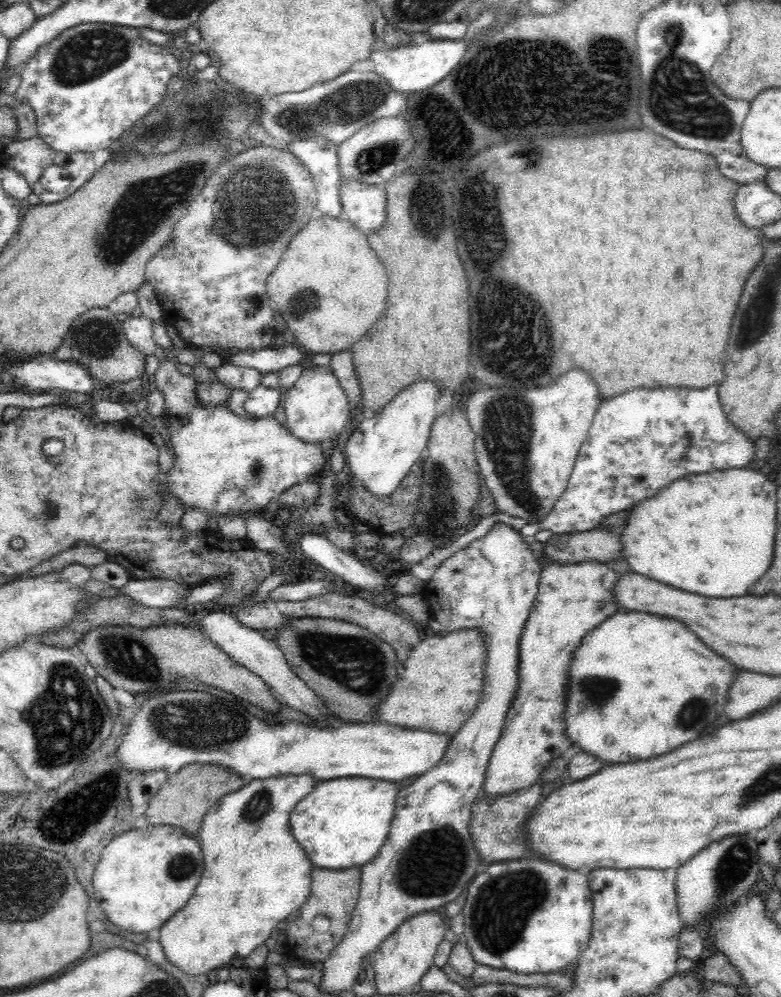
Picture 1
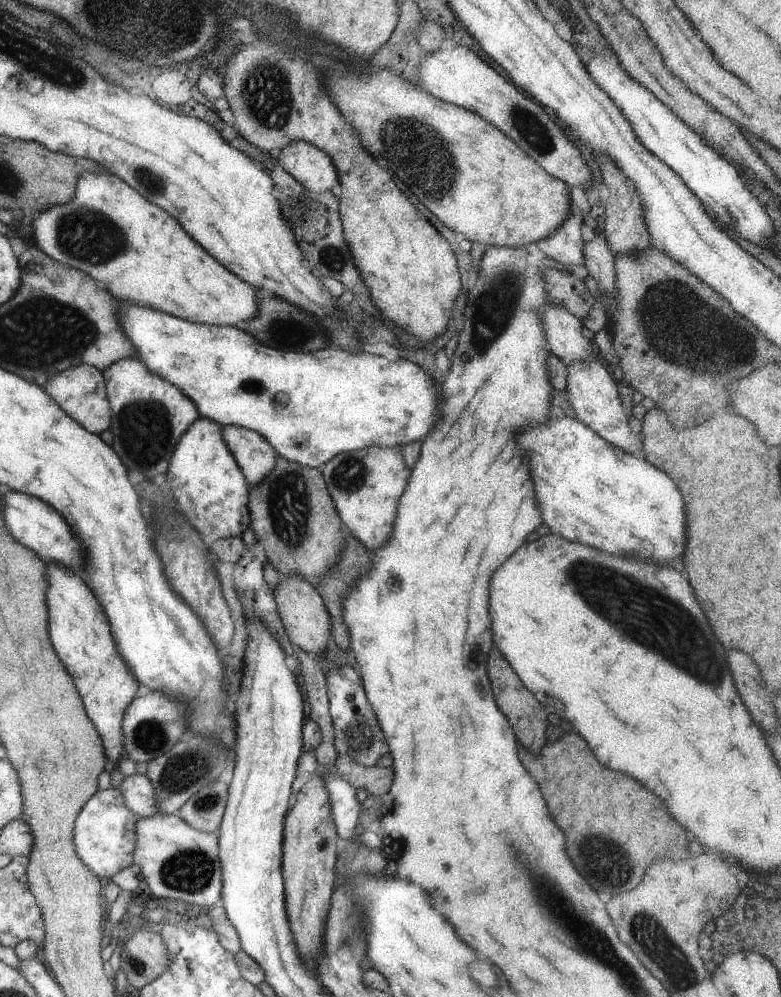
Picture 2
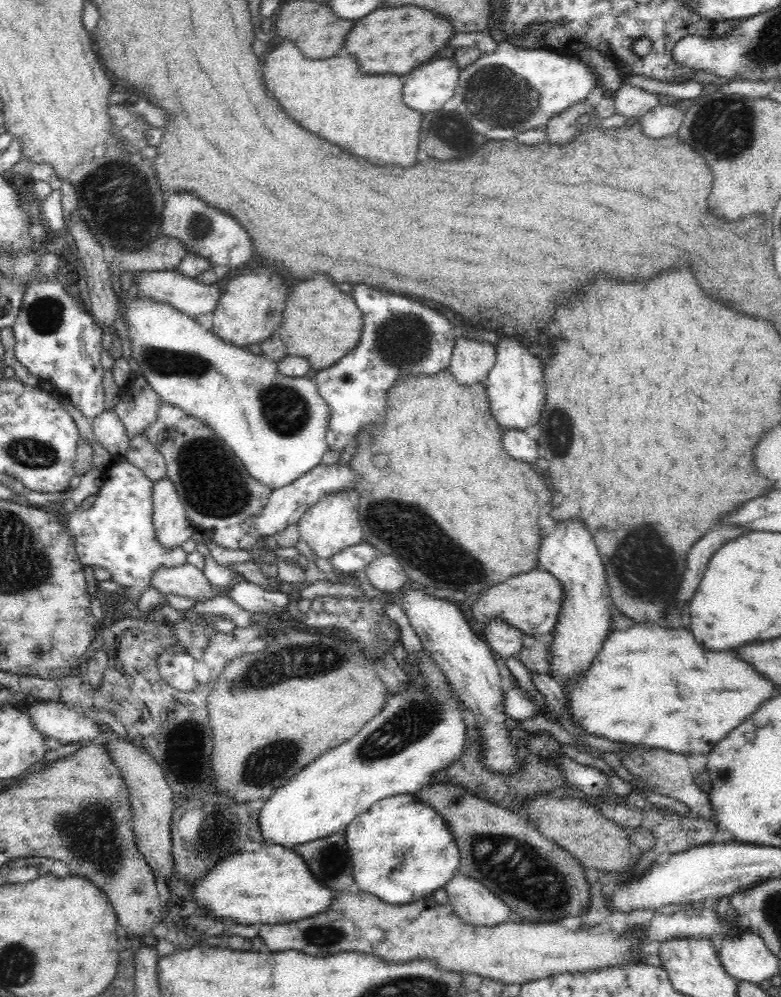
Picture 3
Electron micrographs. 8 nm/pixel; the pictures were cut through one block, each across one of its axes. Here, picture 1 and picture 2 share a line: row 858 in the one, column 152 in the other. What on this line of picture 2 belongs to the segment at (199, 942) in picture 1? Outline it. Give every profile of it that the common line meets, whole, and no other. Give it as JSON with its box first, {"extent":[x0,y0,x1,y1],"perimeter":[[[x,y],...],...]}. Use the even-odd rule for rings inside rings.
{"extent":[31,171,258,327],"perimeter":[[[108,171],[79,176],[72,198],[31,215],[34,245],[54,260],[85,272],[118,301],[209,325],[236,327],[258,312],[258,289],[220,264],[208,251],[200,248],[168,212],[147,201],[135,188]]]}

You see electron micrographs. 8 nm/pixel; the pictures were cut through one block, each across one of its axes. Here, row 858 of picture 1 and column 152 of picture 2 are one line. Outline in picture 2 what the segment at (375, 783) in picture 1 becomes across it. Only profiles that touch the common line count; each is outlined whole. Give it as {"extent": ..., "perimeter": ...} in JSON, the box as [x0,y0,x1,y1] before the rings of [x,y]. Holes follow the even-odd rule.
{"extent":[117,300,444,468],"perimeter":[[[117,300],[117,303],[119,304],[117,309],[119,326],[135,346],[134,358],[143,360],[149,371],[164,377],[169,383],[177,386],[186,396],[189,396],[198,407],[200,416],[208,417],[221,426],[236,425],[258,432],[272,445],[278,456],[286,460],[299,462],[302,466],[316,468],[320,464],[326,464],[332,456],[336,456],[340,452],[350,452],[350,450],[356,450],[356,448],[374,446],[374,444],[376,446],[402,446],[402,444],[405,445],[414,442],[414,440],[422,441],[440,416],[437,404],[444,396],[439,392],[440,384],[434,385],[435,382],[420,366],[411,361],[408,362],[406,359],[390,362],[390,360],[380,358],[380,356],[372,356],[372,354],[364,352],[360,356],[360,352],[352,353],[336,346],[329,346],[326,349],[317,349],[316,351],[283,351],[260,344],[250,333],[240,330],[239,326],[229,327],[226,325],[193,323],[127,301]]]}

